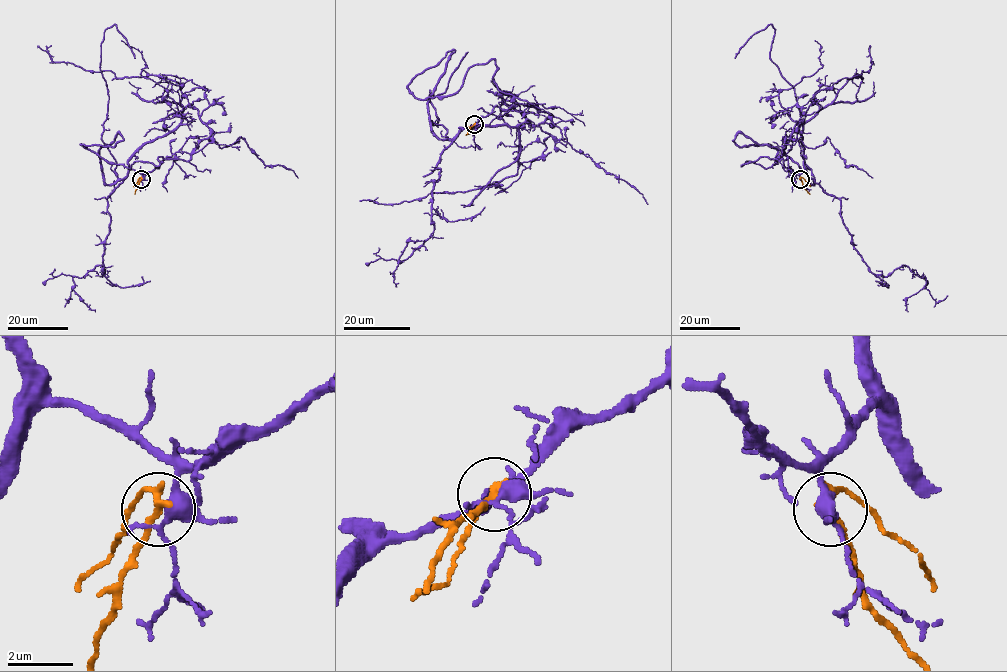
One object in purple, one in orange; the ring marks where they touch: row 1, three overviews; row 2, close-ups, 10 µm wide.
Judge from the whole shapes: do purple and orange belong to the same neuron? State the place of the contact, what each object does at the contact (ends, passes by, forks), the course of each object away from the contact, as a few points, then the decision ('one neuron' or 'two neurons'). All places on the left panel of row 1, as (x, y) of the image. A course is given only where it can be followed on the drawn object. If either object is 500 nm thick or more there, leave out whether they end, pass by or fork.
(141, 179) | purple forks | orange passes by | purple via (141, 179), (128, 160), (181, 123), (181, 86), (158, 75), (117, 78), (109, 70), (54, 62), (37, 45) | orange via (141, 179), (135, 194) | two neurons

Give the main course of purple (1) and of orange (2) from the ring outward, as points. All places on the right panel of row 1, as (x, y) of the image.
1: (800, 179), (804, 168), (802, 127), (826, 107), (854, 75), (862, 78), (862, 70), (870, 69), (869, 45)
2: (800, 179), (810, 194)

